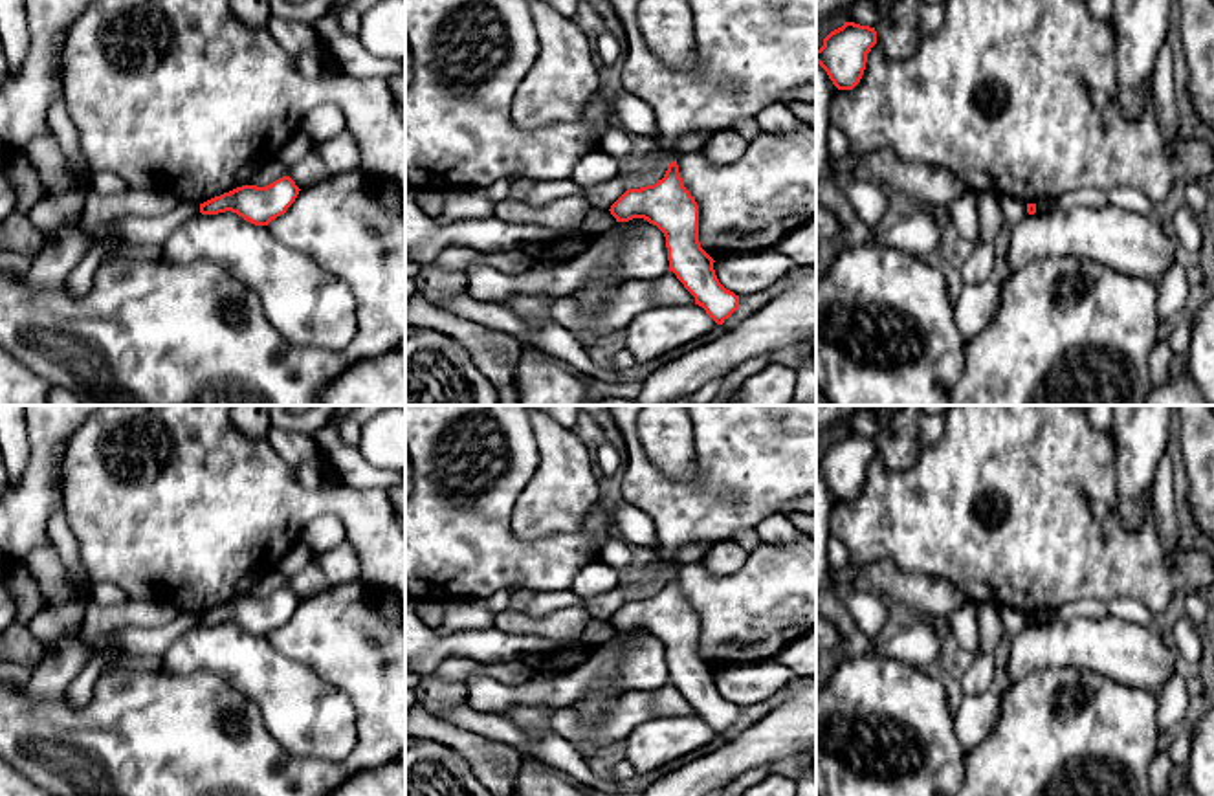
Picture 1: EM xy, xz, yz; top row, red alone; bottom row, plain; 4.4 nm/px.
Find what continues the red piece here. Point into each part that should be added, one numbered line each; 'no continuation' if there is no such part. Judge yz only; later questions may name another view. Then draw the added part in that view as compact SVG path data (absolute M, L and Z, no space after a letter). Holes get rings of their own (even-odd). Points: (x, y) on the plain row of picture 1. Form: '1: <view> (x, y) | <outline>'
no continuation

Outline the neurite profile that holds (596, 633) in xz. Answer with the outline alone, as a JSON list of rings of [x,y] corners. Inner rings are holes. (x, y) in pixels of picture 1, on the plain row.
[[[590,618],[585,624],[583,636],[581,636],[581,640],[589,647],[609,646],[614,638],[616,638],[616,629],[611,625],[611,622],[601,622],[596,618]]]

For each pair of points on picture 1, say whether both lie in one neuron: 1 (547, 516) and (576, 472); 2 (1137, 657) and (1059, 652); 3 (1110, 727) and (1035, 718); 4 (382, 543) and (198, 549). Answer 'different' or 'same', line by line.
1: same
2: same
3: same
4: same

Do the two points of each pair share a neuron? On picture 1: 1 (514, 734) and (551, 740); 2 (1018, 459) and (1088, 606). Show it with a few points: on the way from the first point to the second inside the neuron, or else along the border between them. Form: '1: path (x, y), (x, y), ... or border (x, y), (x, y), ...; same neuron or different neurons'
1: path (523, 741), (541, 743); same neuron
2: border (1106, 602), (1079, 598), (1062, 604), (1053, 613); different neurons

